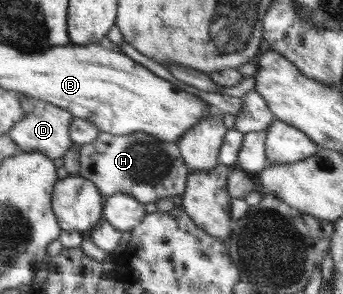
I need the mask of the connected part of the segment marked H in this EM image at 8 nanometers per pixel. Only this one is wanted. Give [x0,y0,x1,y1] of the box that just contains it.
[78,131,191,197]

